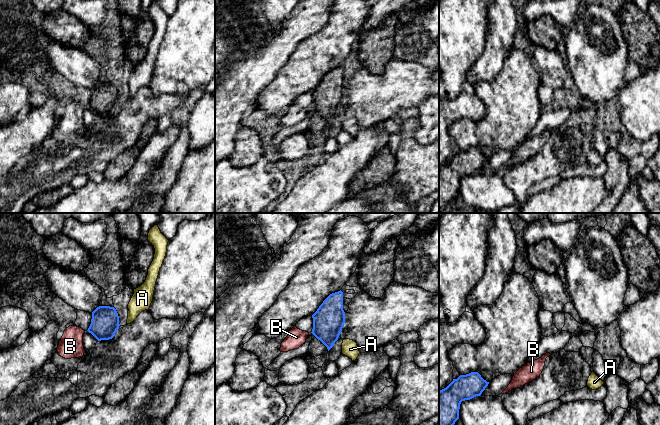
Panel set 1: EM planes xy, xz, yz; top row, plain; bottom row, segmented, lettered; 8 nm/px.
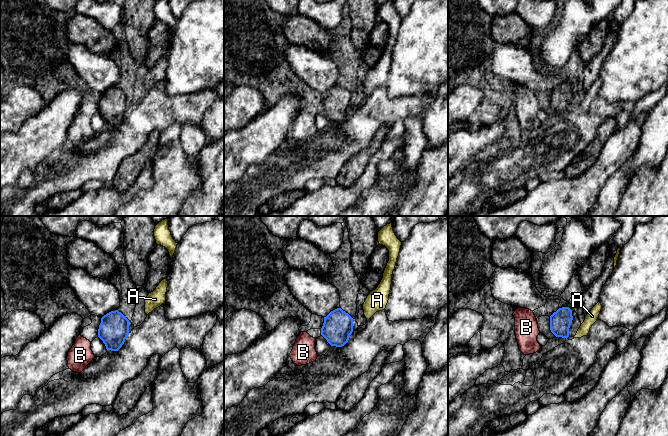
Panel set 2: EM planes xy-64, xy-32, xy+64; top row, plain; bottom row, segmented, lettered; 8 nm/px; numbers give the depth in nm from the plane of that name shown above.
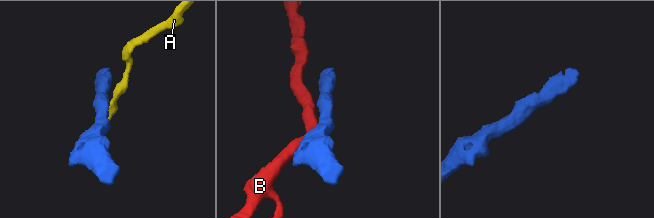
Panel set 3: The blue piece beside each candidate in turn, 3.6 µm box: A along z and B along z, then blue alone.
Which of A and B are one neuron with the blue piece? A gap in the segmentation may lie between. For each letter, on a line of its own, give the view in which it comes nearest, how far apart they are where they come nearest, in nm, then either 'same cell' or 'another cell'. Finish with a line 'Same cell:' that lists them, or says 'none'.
A: view xz; gap 50 nm; another cell
B: view xy; gap 30 nm; another cell
Same cell: none

